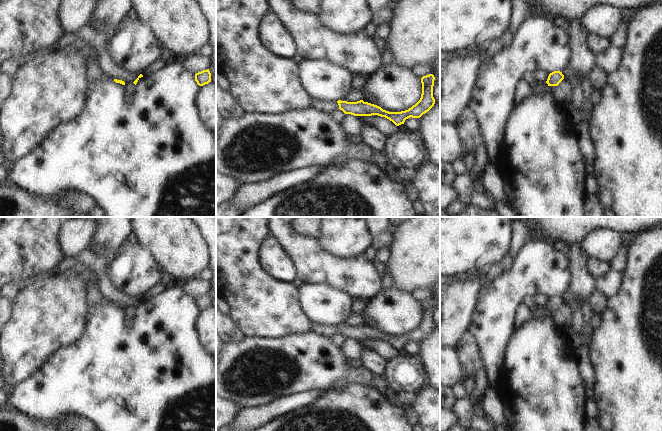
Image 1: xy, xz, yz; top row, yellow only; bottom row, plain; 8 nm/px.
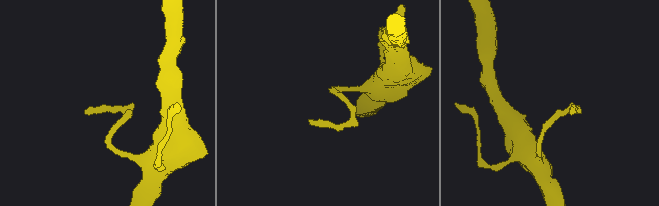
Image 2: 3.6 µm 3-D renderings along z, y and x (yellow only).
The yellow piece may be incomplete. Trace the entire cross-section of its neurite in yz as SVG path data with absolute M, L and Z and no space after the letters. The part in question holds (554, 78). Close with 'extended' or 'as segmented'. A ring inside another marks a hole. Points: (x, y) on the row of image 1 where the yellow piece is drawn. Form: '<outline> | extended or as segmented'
M554 71L549 74L546 83L548 86L558 86L559 83L564 79L564 75L560 71Z | as segmented

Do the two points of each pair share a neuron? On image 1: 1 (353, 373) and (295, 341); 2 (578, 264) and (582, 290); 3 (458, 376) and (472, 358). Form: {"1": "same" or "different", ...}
{"1": "same", "2": "same", "3": "different"}

